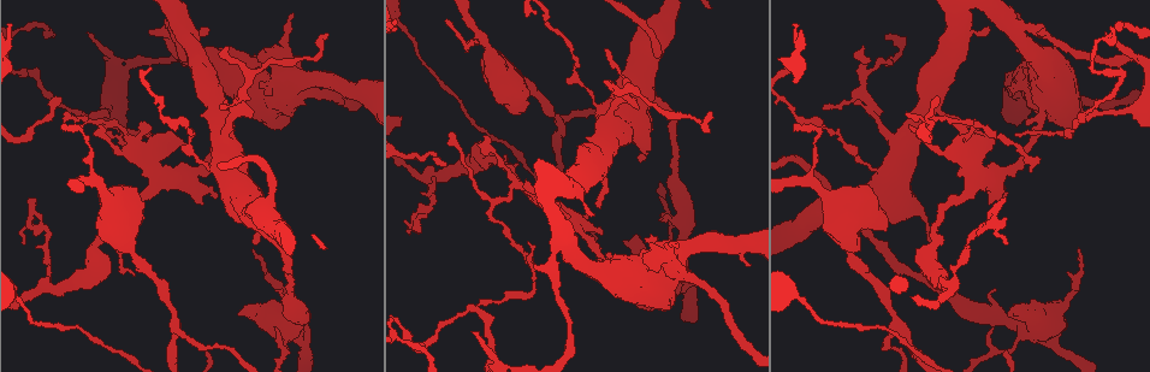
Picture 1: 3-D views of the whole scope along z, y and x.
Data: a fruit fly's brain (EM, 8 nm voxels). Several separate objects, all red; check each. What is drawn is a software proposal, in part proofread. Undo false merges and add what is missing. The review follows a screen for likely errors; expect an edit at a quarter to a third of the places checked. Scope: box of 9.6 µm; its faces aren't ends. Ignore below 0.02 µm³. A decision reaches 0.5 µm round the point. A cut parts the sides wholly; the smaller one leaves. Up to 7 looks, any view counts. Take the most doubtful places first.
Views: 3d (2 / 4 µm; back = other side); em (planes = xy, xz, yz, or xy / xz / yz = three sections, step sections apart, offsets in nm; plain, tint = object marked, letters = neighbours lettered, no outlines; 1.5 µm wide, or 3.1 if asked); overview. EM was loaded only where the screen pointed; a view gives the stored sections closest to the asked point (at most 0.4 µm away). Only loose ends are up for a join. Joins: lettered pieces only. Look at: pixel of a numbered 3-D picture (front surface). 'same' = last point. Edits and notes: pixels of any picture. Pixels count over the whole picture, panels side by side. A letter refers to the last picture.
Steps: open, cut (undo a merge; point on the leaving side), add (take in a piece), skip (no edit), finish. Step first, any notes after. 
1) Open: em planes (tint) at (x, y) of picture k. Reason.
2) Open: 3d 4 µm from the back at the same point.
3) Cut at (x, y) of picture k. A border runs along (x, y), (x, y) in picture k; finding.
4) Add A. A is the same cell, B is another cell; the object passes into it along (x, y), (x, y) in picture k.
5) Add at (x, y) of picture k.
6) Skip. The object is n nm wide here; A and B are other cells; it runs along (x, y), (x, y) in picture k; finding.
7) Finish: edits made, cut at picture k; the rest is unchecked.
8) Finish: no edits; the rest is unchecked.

Open: 3d 4 µm from the back at (1017, 136) of picture 1. An open end.

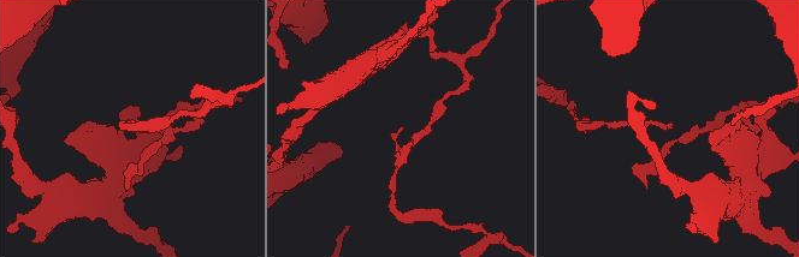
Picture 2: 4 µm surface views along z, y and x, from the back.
Open: em xy step 4 (letters) at (671, 129) of picture 2.

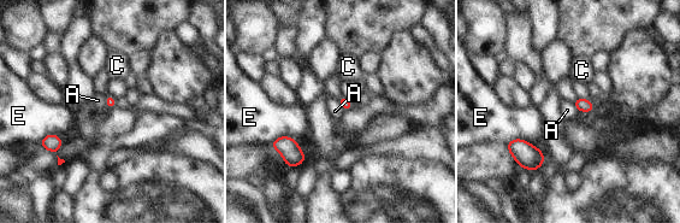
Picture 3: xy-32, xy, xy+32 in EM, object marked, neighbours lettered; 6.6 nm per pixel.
Open: em planes (letters) at the same point. Another direction.

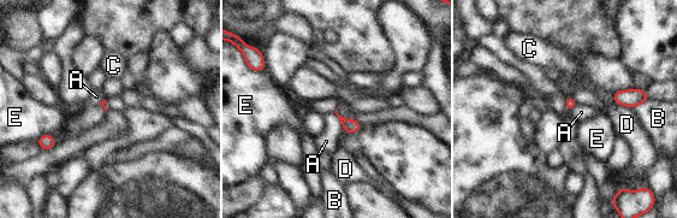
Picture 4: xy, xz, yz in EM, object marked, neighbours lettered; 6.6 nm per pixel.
Skip. A, B, C, D and E are other cells; a border runs along (333, 112), (344, 130) in picture 4; none of them fits.

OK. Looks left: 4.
Open: 3d 4 µm at (275, 300) of picture 1. Branch stops here.

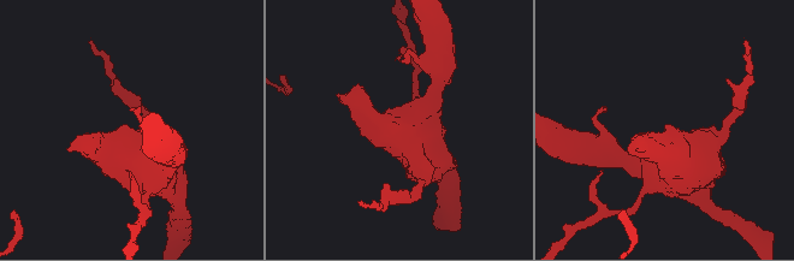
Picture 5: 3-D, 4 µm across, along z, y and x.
Open: em xy step 4 (letters) at (396, 123) of picture 5. Need the tissue.

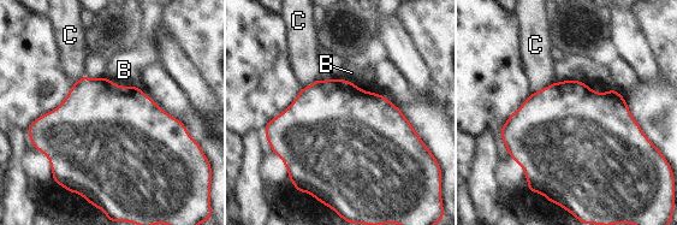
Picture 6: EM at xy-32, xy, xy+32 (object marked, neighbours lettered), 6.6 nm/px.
Open: em planes (letters) at the same point. Another direction.

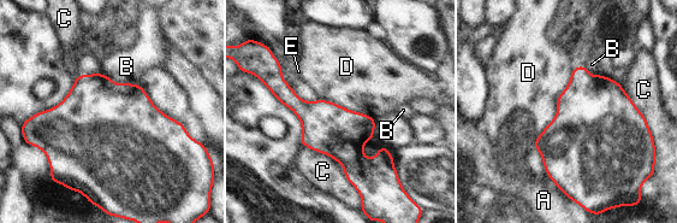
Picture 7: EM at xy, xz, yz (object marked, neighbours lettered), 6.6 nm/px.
Skip. A, B, C, D and E are other cells; it runs along (278, 71), (354, 176) in picture 7; no lettered piece goes on from it.

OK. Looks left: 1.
Open: em planes (letters) at (891, 346) of picture 1. Narrows sharply.

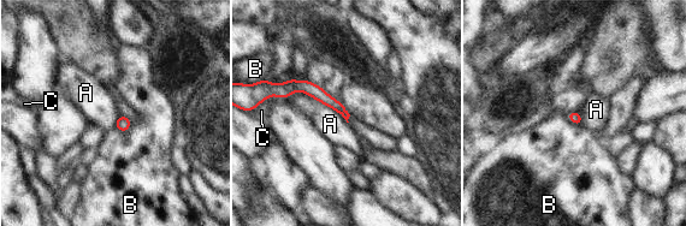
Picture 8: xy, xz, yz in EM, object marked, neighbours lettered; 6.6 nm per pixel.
Skip. The object is 70 nm wide here; A, B and C are other cells; a border runs along (131, 123), (125, 131), (116, 129) in picture 8; one cell here.

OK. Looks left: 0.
Finish: no edits; the rest is unchecked.

